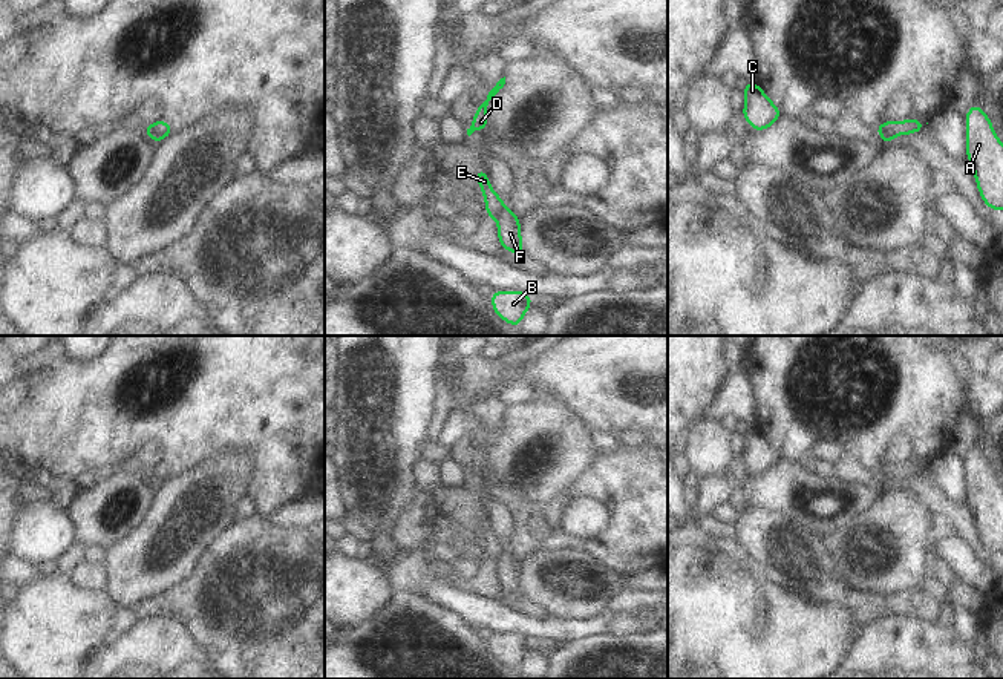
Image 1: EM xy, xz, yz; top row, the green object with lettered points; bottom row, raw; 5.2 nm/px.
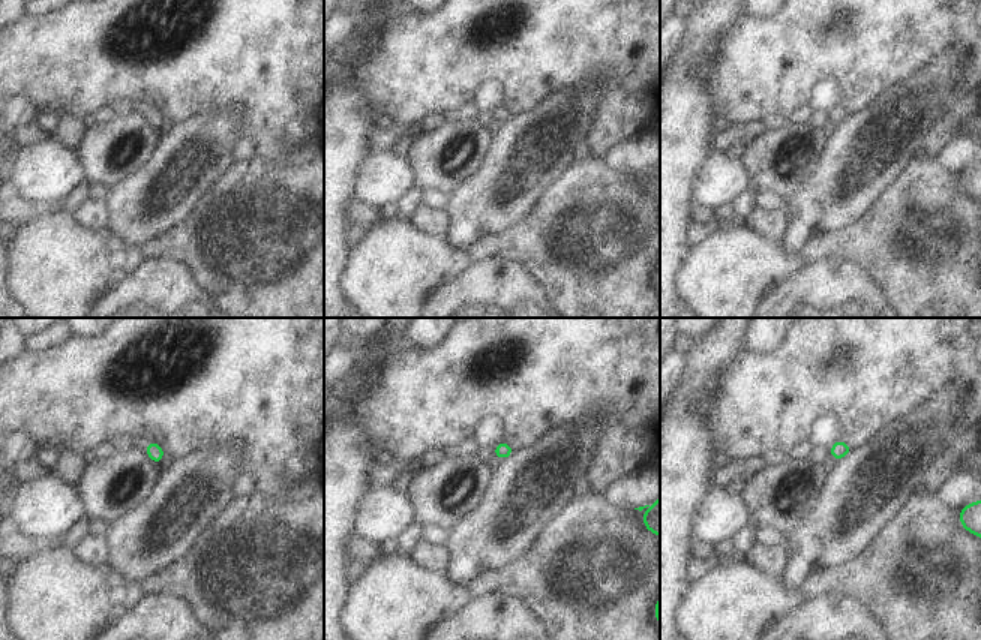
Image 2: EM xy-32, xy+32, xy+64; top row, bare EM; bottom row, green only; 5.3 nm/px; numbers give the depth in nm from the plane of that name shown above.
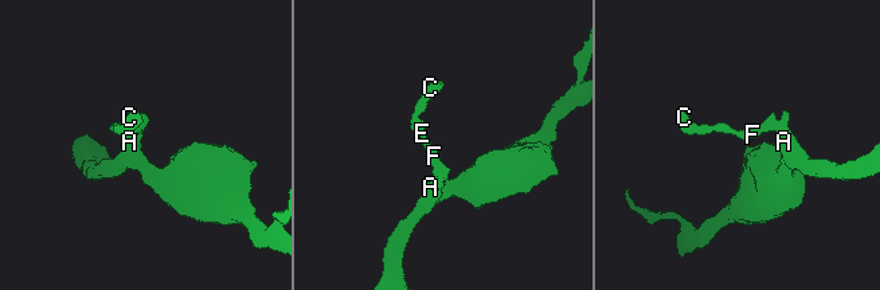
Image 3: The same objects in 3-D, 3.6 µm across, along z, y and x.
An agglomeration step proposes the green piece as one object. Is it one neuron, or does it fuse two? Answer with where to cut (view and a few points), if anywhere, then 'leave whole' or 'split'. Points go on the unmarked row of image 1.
xy (153, 468), (163, 478) | split

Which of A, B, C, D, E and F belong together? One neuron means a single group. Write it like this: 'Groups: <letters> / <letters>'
Groups: A B F / C D E

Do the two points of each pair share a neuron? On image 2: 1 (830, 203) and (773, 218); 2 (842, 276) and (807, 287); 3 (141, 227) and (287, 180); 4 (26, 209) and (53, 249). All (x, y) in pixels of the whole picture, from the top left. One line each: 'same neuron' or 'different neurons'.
1: different neurons
2: same neuron
3: different neurons
4: different neurons

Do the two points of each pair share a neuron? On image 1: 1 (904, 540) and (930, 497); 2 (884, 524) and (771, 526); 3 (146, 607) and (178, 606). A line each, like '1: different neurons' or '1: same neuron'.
1: different neurons
2: different neurons
3: same neuron

